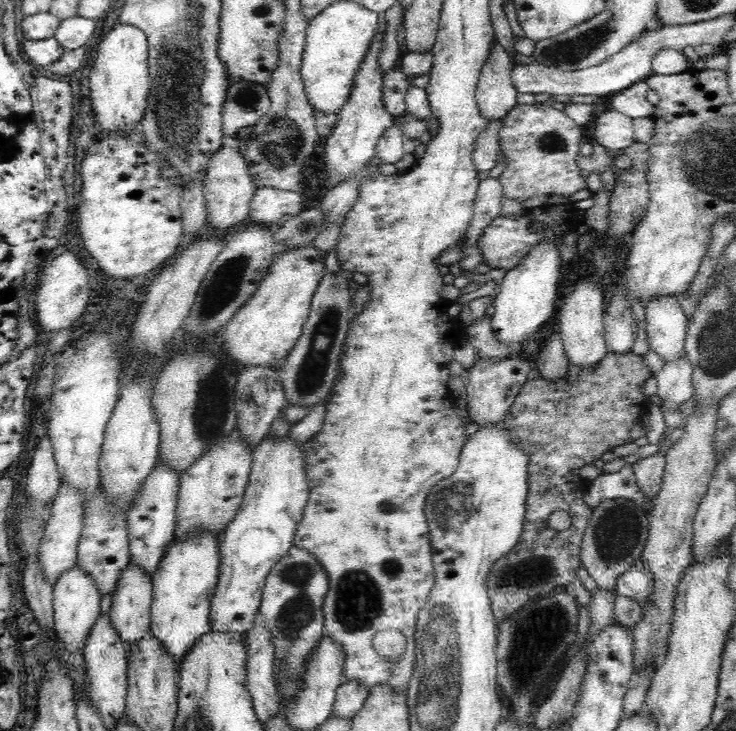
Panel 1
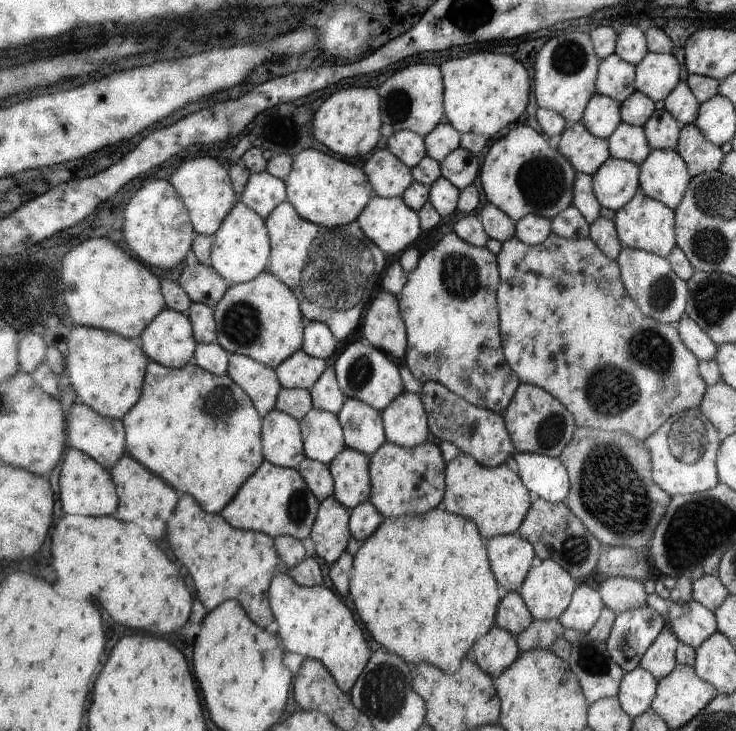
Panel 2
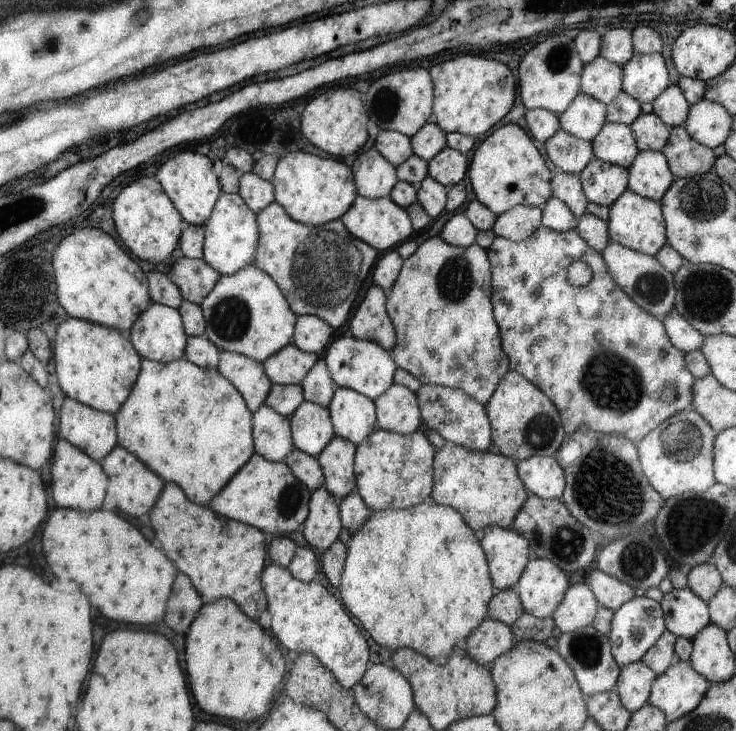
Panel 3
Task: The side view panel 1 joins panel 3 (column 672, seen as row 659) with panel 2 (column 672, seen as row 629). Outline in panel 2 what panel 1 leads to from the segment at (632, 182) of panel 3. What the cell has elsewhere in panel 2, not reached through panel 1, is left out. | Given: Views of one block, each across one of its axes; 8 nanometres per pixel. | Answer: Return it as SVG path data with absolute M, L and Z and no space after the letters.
M653 149L641 164L641 192L671 209L682 202L692 178L677 150Z

